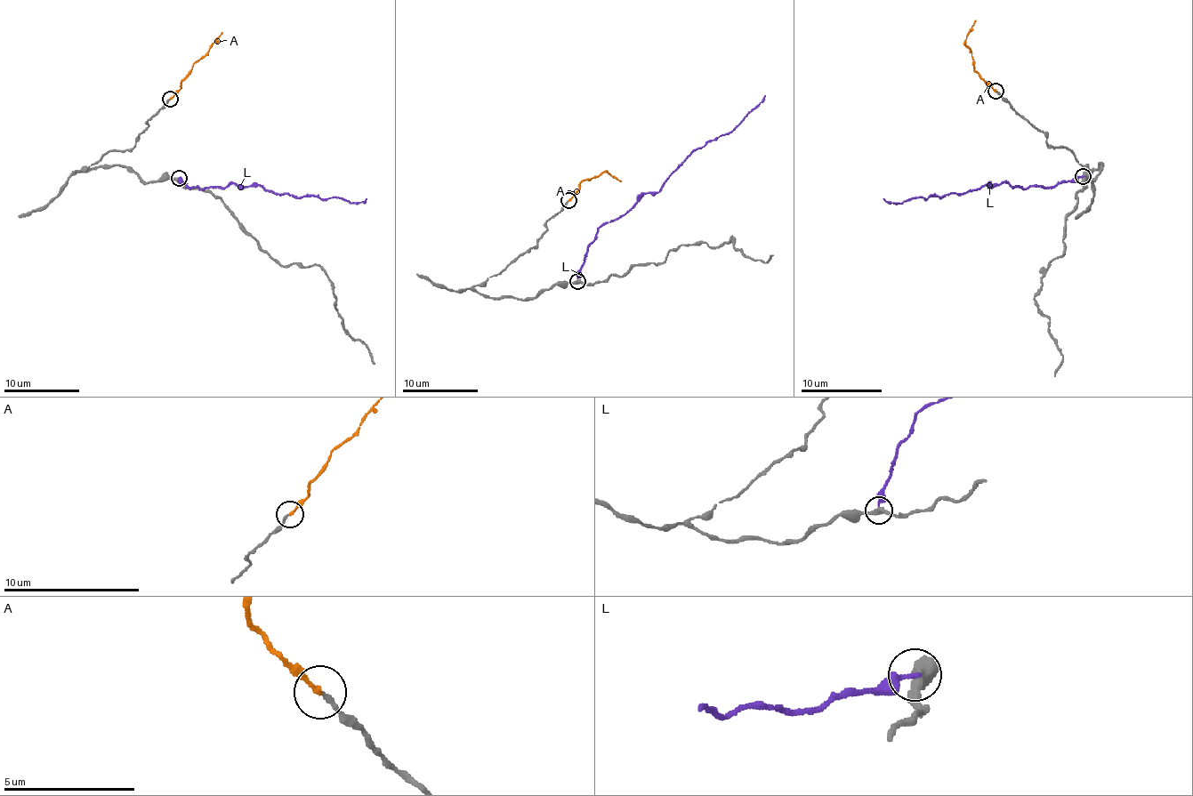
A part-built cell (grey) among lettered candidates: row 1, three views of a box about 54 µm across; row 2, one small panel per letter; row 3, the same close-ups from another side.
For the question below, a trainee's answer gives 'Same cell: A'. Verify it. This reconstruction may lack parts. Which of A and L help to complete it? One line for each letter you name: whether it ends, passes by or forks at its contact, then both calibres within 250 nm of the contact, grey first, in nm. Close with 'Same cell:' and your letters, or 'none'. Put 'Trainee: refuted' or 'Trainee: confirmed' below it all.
A: it ends; calibres 180 and 170 nm
Same cell: A
Trainee: confirmed

